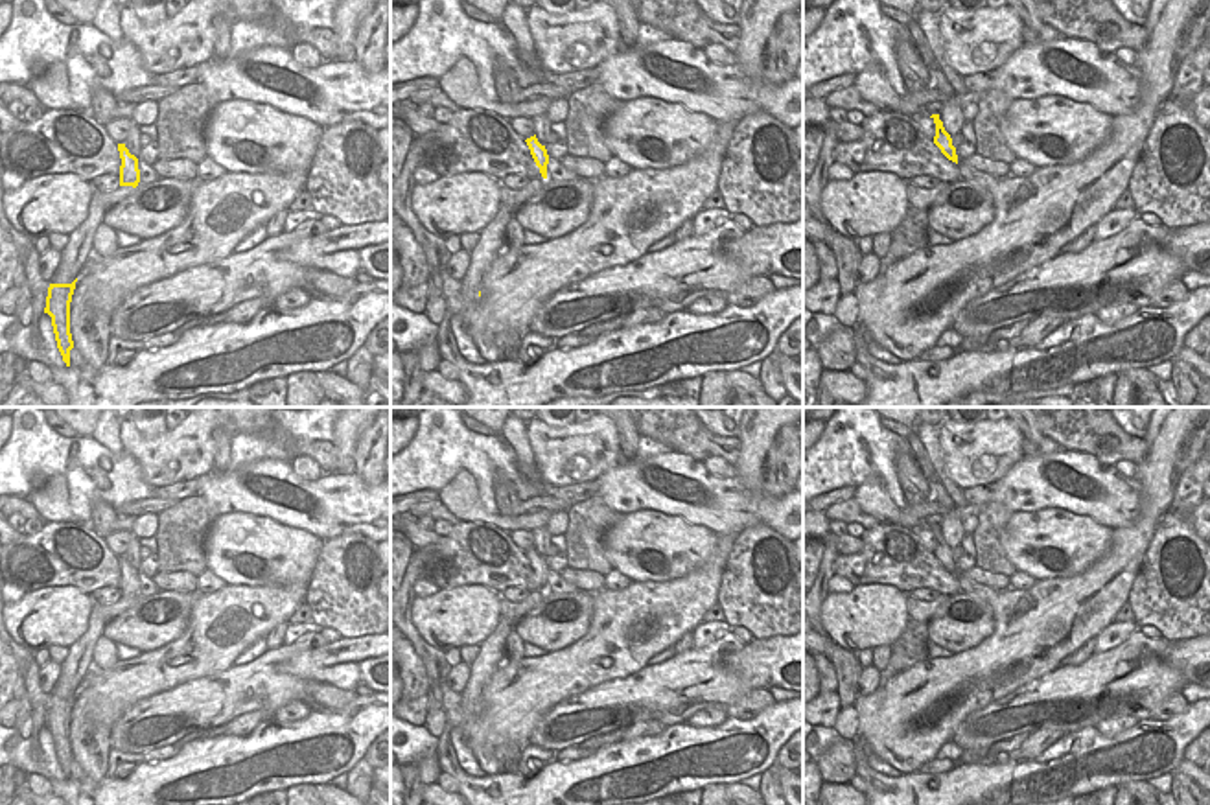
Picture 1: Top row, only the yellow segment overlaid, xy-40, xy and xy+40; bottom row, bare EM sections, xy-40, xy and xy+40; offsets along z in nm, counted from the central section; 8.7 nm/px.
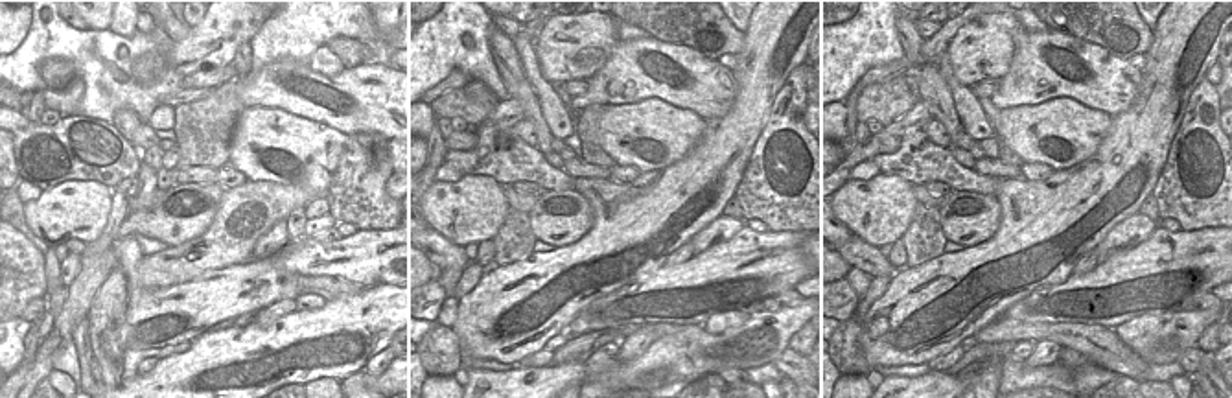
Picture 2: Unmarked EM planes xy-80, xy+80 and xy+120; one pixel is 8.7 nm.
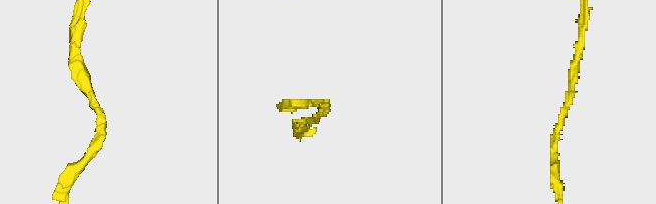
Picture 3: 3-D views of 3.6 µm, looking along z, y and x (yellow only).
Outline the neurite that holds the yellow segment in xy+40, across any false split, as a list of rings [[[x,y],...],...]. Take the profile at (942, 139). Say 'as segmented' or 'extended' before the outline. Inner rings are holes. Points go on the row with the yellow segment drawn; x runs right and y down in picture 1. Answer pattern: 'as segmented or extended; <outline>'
as segmented; [[[932,114],[930,116],[936,123],[936,136],[934,136],[934,144],[941,149],[941,153],[958,164],[958,155],[956,155],[956,147],[952,146],[952,138],[950,134],[945,131],[943,122],[939,120],[939,114]]]

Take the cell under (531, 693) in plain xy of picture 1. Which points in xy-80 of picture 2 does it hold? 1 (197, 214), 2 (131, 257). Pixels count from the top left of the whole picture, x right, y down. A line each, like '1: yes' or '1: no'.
1: no
2: no

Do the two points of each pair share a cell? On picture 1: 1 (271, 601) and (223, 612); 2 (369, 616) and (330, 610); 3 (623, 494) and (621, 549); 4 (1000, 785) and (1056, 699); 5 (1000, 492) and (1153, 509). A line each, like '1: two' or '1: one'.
1: one
2: one
3: two
4: two
5: two

